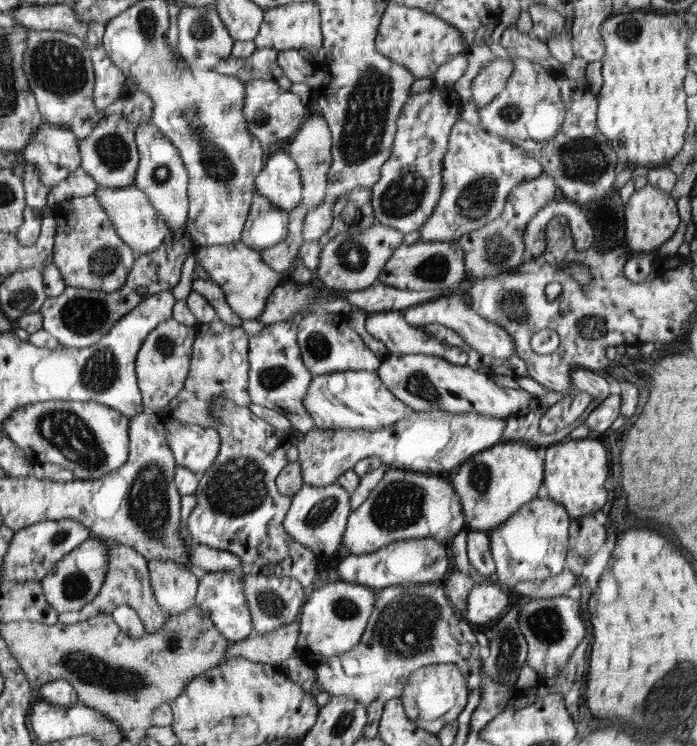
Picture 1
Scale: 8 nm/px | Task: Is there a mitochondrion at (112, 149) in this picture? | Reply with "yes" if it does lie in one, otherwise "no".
yes

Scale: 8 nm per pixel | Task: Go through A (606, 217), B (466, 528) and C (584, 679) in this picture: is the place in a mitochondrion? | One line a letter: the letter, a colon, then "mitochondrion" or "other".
A: other
B: other
C: other

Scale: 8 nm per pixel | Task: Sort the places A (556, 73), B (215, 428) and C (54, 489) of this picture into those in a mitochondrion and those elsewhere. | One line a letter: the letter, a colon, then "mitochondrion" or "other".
A: other
B: other
C: other

